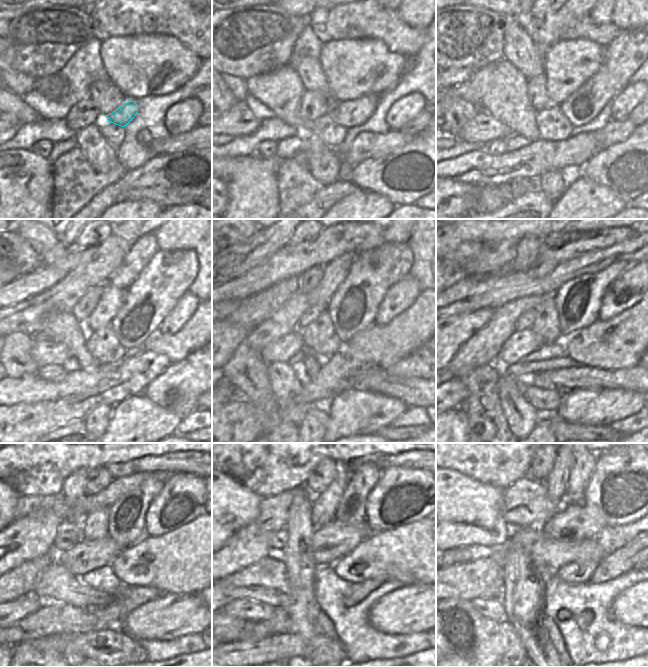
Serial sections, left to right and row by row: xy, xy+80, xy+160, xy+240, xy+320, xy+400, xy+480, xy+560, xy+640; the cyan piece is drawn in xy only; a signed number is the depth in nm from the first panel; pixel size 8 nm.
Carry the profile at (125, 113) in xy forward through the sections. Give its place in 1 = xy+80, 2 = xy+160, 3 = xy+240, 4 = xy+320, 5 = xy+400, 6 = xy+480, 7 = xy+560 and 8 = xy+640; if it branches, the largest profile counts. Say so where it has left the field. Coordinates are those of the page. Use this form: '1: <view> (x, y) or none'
1: xy+80 (356, 112)
2: xy+160 (622, 57)
3: xy+240 (169, 274)
4: xy+320 (353, 307)
5: xy+400 (578, 301)
6: xy+480 (126, 517)
7: xy+560 (351, 510)
8: xy+640 (583, 463)

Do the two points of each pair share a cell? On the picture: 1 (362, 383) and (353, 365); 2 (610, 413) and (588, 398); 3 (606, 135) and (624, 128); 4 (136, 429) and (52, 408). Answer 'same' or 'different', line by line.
1: different
2: same
3: same
4: different

